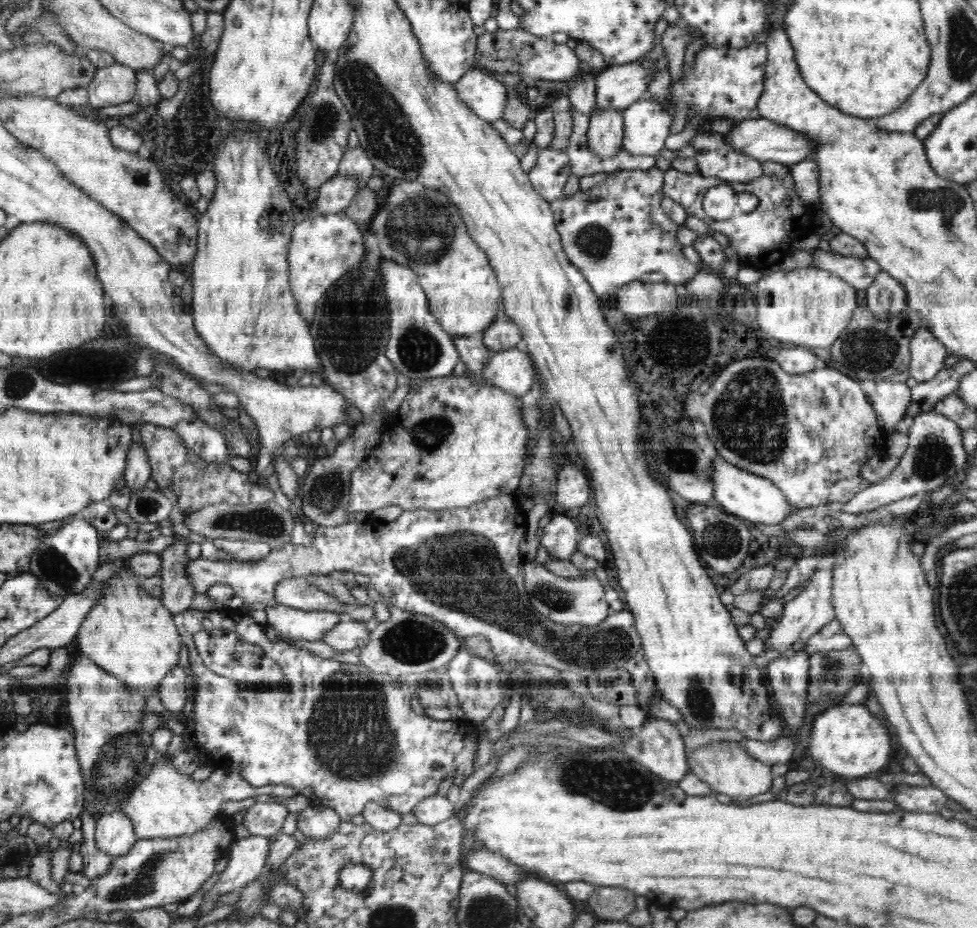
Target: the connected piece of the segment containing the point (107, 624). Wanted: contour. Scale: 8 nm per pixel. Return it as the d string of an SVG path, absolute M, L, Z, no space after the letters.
M120 564L120 570L113 577L106 580L100 598L94 602L92 610L84 618L77 634L81 652L94 664L104 671L120 678L122 683L128 684L128 690L138 691L143 698L156 698L160 695L162 680L172 671L180 660L182 648L180 633L173 621L173 614L162 604L160 597L152 597L139 587L140 577L134 574L125 564Z

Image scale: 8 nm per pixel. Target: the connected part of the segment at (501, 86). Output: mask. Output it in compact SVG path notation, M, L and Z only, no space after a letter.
M475 66L454 87L458 97L485 121L496 122L504 116L508 86L492 73Z

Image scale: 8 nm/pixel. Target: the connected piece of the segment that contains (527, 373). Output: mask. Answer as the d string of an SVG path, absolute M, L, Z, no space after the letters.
M520 347L492 352L482 374L490 385L514 394L522 401L524 394L532 389L534 378L538 377L535 368L530 355Z

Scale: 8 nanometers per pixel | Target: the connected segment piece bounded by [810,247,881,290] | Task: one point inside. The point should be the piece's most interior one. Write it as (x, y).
(860, 273)

